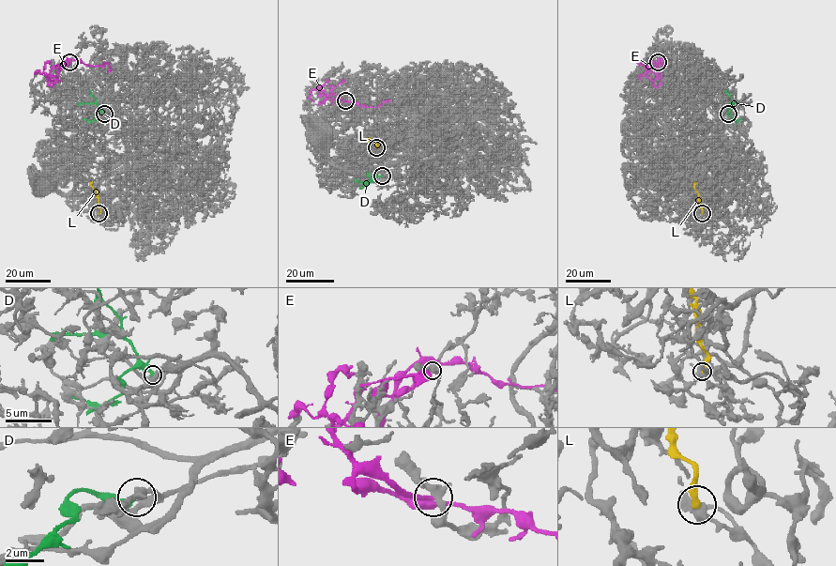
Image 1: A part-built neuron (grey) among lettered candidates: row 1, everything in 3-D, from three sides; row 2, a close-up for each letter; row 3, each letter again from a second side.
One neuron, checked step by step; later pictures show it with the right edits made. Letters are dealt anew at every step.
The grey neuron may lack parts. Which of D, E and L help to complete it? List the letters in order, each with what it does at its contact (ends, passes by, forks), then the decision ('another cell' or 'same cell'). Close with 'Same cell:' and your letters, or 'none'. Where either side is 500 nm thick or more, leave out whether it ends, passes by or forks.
D: it ends | another cell
E: it passes by | another cell
L: it ends | another cell
Same cell: none

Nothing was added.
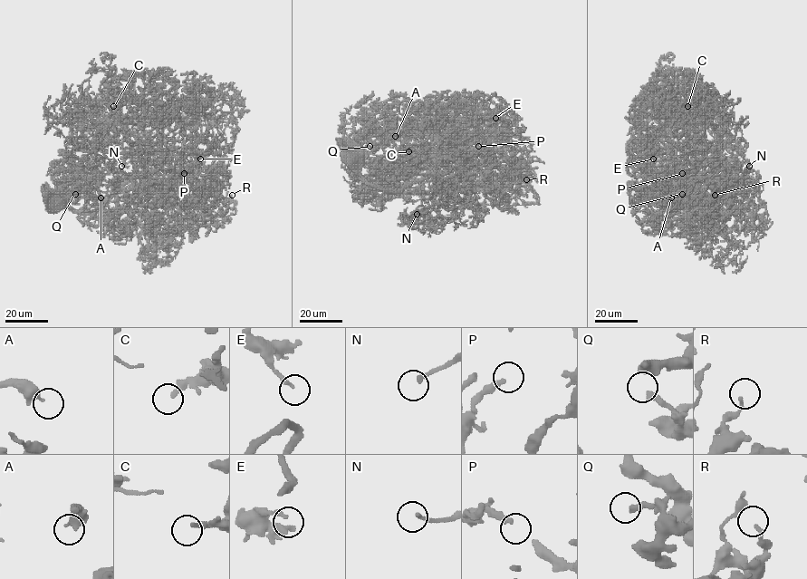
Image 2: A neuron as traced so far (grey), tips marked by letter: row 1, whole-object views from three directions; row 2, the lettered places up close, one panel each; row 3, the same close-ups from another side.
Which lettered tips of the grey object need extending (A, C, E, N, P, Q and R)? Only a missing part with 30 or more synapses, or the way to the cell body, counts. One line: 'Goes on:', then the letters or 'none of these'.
Goes on: N

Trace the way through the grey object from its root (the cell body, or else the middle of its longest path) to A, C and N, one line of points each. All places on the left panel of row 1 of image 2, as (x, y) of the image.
A: (58, 203), (60, 190), (70, 197), (78, 197), (90, 189), (93, 178), (100, 197)
C: (58, 203), (78, 212), (100, 209), (136, 177), (160, 167), (159, 131), (136, 95), (136, 75), (113, 106)
N: (58, 203), (54, 180), (70, 180), (53, 178), (61, 165), (91, 149), (136, 142), (153, 147), (121, 166)

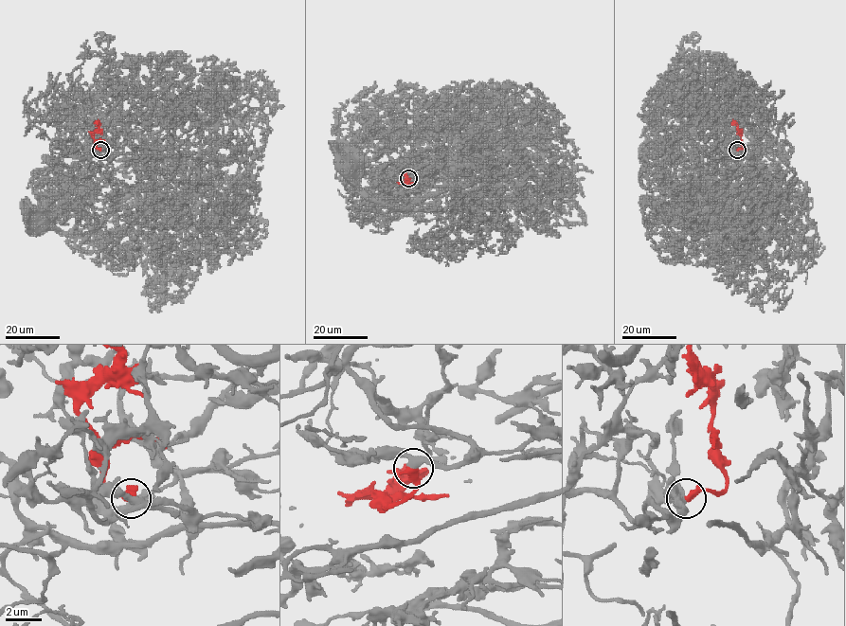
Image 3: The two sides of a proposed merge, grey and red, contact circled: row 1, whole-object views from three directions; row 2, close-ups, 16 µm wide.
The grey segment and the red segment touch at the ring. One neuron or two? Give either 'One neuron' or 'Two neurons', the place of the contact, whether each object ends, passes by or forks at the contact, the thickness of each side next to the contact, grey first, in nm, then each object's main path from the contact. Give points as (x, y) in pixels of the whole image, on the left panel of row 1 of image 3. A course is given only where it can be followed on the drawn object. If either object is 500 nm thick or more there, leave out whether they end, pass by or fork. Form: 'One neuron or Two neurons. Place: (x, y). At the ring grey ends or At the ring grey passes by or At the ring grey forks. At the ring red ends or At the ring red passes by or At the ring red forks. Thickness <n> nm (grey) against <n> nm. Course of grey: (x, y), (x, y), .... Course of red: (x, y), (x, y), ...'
One neuron. Place: (100, 150). At the ring grey passes by. At the ring red ends. Thickness 360 nm (grey) against 440 nm. Course of grey: (100, 149), (109, 152), (91, 149), (99, 165), (81, 172), (65, 198), (52, 195), (42, 223). Course of red: (100, 150), (97, 148), (92, 134), (98, 124)

